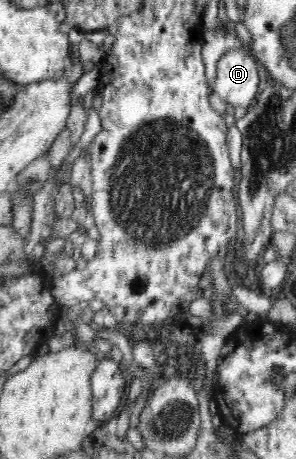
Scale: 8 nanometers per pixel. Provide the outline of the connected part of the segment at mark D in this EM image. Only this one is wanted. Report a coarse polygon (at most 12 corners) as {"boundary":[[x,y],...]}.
{"boundary":[[246,46],[217,62],[222,100],[250,107],[263,83]]}

